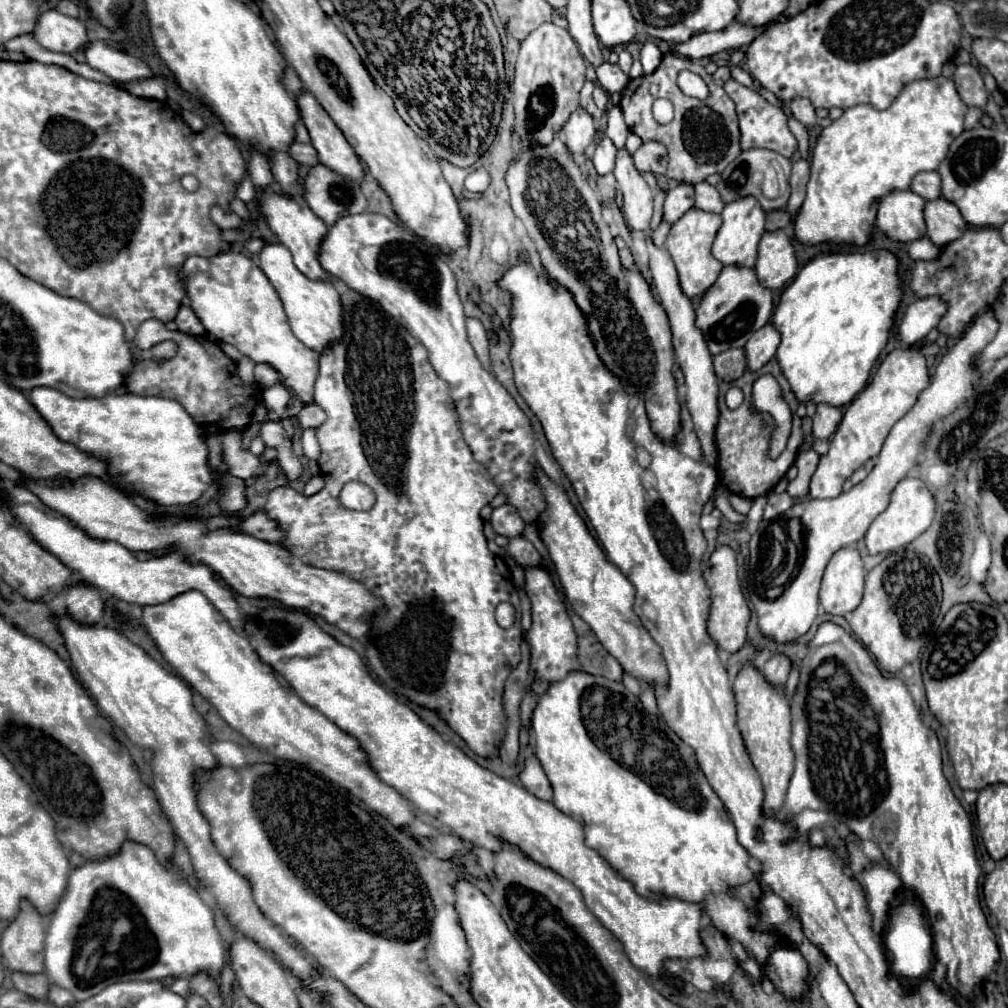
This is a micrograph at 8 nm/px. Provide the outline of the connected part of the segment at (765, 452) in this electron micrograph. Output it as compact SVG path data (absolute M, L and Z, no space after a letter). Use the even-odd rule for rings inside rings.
M771 359L759 371L745 371L743 377L739 377L739 379L735 379L731 383L725 383L725 381L719 383L719 423L717 423L717 431L715 431L715 445L717 445L717 453L719 453L717 473L719 473L721 485L725 489L729 489L731 493L735 493L739 497L745 497L745 499L755 499L759 495L765 495L765 493L773 491L773 487L785 477L785 473L789 471L789 467L795 463L795 457L799 453L799 447L805 441L805 433L801 429L801 419L795 415L795 411L797 411L795 393L791 391L791 385L787 383L787 379L785 379L785 375L783 375L777 359ZM765 373L771 373L779 381L779 385L783 389L783 397L791 405L791 411L793 411L791 435L789 435L789 441L787 441L785 451L777 459L771 459L769 457L769 447L771 447L771 439L773 439L773 433L775 433L775 421L769 415L761 415L759 411L755 411L753 409L753 401L751 401L753 383L755 383L757 377L761 377ZM733 385L737 385L737 387L743 389L745 401L743 401L741 407L737 407L737 409L731 411L725 405L725 391L729 387L733 387ZM763 425L767 425L767 427L763 427Z

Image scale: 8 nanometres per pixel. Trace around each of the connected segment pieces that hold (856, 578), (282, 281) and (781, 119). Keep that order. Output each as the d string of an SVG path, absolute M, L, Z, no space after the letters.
M853 545L839 549L831 557L821 581L821 607L831 615L845 615L847 611L853 611L863 599L865 573L863 559Z
M265 243L259 253L259 267L275 287L279 299L283 301L289 325L299 341L303 341L307 347L315 351L325 351L335 339L343 335L341 325L341 303L339 293L331 281L313 281L307 275L303 275L293 259L291 251L283 247L281 243Z
M729 79L727 85L723 85L723 87L725 87L727 95L733 99L735 107L737 107L739 127L741 127L741 149L751 149L751 147L771 149L771 151L777 151L783 157L791 159L795 155L795 151L797 151L797 139L793 137L793 133L787 127L787 115L783 113L783 109L773 107L759 93L743 87L735 79Z

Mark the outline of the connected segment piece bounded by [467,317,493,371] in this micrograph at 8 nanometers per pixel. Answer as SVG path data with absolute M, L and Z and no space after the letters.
M469 317L467 319L467 337L469 337L469 343L475 351L475 357L479 359L483 369L491 371L493 367L491 367L491 359L489 359L489 341L487 341L487 333L485 333L483 323Z

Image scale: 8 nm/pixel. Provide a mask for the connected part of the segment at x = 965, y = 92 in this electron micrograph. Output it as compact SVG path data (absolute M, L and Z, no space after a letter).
M957 65L955 73L953 73L953 81L957 85L957 93L961 95L961 99L971 107L985 107L987 103L987 91L983 85L983 79L979 75L979 71L973 65Z

